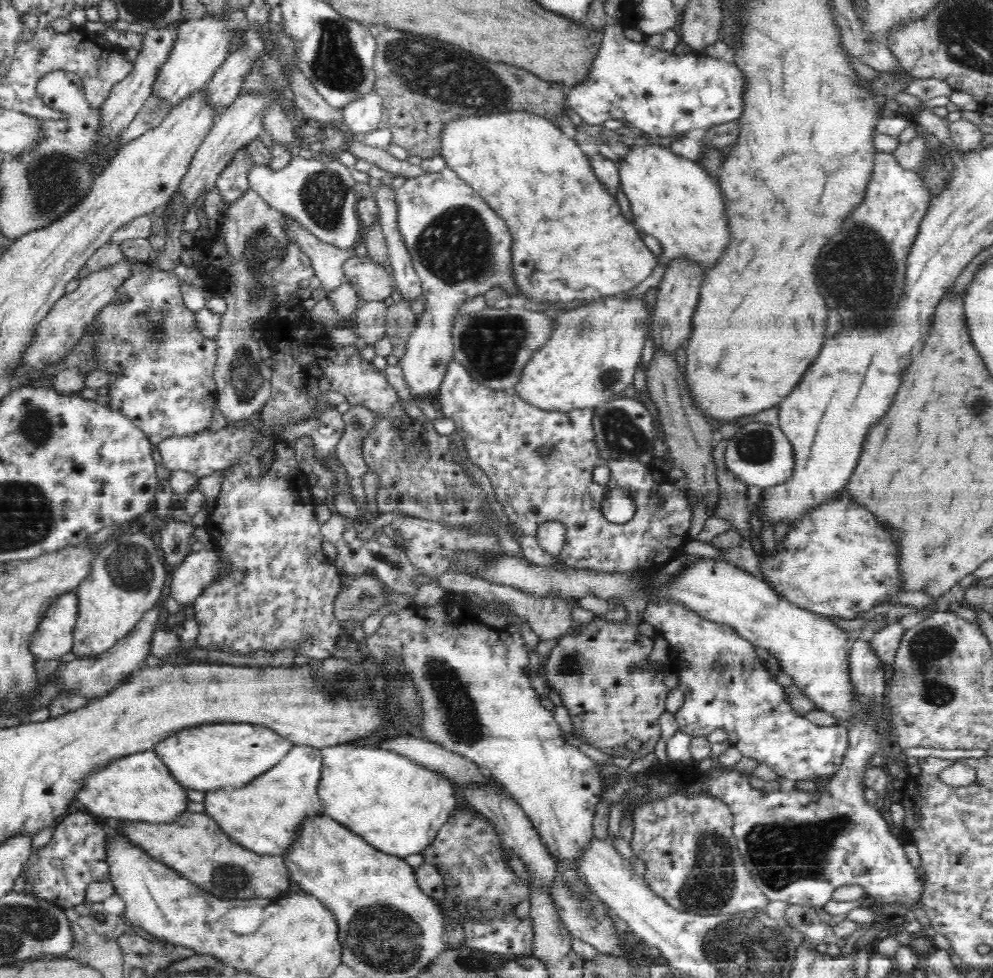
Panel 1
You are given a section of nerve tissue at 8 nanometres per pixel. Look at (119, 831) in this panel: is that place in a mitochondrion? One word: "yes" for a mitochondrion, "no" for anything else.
no

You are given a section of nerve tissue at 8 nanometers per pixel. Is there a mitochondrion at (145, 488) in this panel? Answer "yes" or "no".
no

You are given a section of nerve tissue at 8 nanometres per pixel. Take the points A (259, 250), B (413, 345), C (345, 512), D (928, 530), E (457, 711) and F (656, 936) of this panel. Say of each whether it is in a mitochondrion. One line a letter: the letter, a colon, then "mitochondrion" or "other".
A: mitochondrion
B: other
C: other
D: other
E: mitochondrion
F: other

